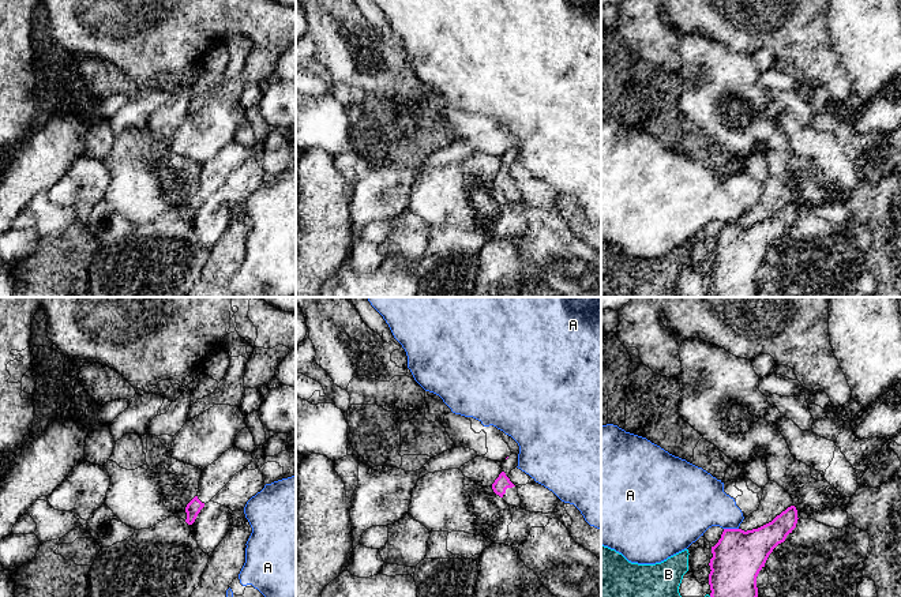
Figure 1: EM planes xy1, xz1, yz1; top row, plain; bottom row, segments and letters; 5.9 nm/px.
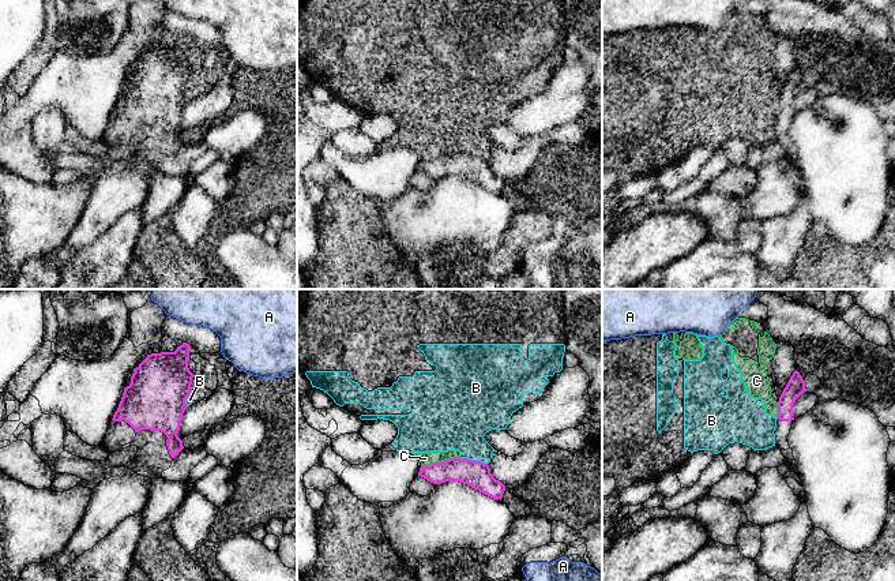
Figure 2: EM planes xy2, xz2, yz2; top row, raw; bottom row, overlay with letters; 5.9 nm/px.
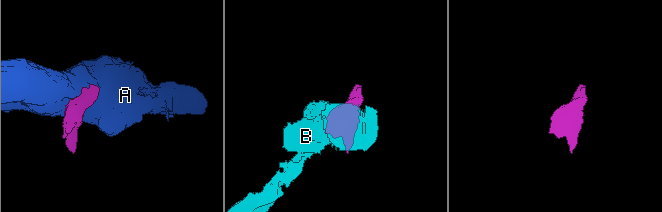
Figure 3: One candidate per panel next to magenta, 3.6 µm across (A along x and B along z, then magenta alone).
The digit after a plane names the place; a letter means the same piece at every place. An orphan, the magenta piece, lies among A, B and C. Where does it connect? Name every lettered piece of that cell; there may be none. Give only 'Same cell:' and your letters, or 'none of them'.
Same cell: none of them

